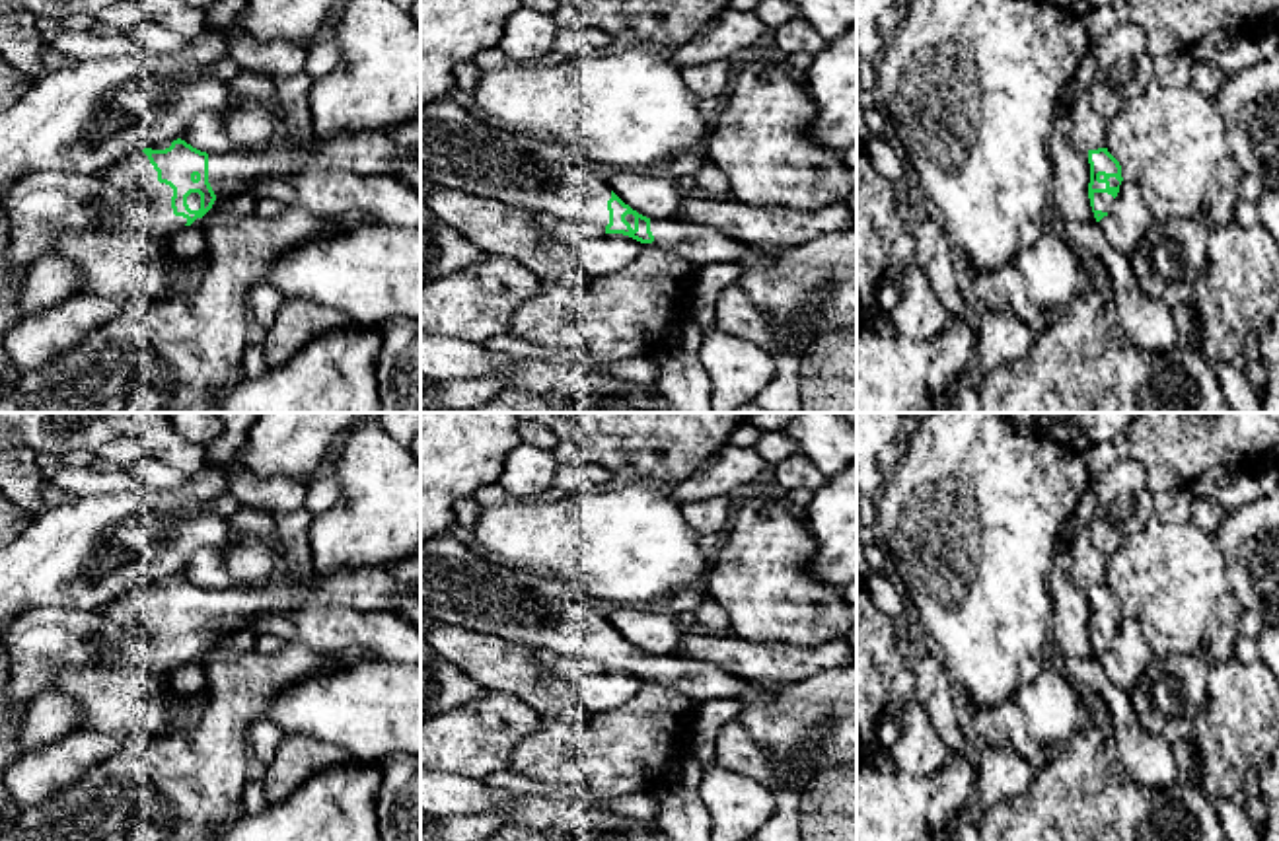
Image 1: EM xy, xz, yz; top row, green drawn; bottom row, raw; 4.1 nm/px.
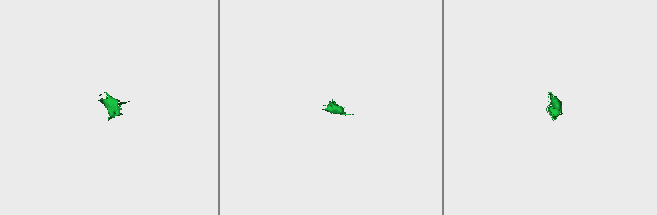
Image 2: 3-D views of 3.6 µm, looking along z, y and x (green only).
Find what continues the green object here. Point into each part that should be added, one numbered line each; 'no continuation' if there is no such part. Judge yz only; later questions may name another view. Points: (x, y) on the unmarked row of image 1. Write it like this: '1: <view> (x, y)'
1: yz (1102, 637)

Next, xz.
1: xz (458, 586)
2: xz (701, 680)

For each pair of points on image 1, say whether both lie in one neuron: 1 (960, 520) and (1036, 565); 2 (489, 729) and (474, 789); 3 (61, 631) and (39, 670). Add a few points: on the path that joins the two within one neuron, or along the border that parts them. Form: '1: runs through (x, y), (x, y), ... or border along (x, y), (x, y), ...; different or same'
1: runs through (980, 540), (1005, 565), (1017, 565); same
2: border along (440, 771), (481, 781); different
3: runs through (51, 641), (39, 653), (39, 660); same

